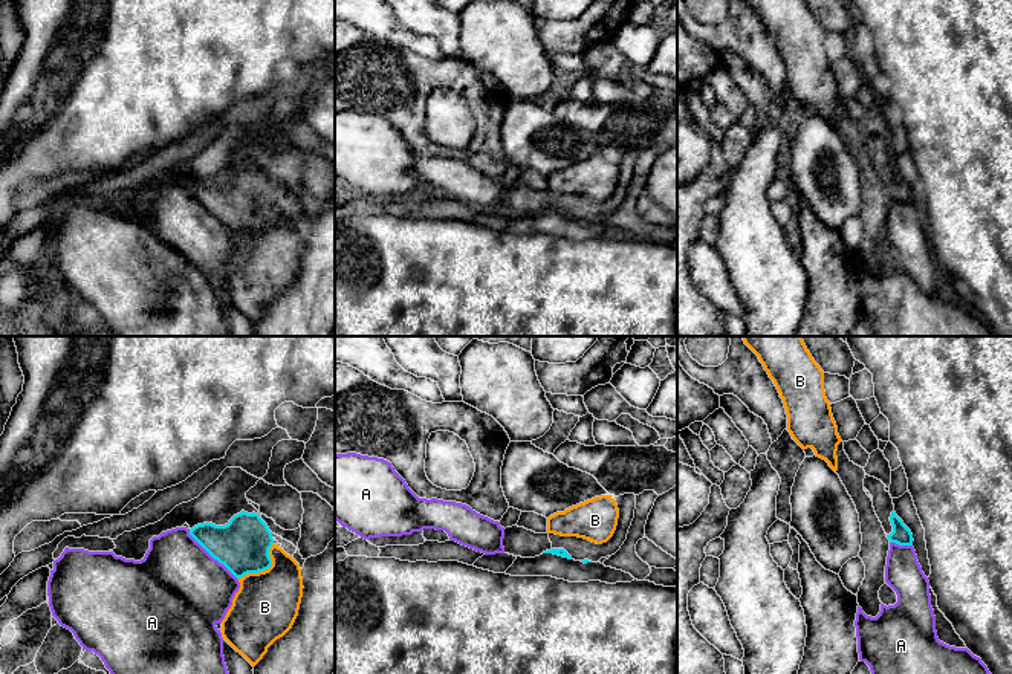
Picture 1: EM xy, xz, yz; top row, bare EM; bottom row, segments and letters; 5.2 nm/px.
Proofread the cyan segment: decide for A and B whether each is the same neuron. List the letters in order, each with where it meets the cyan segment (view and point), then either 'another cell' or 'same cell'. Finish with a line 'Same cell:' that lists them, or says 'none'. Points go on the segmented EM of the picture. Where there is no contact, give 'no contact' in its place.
A: contact xy (211, 555); another cell
B: contact xy (265, 569); another cell
Same cell: none

